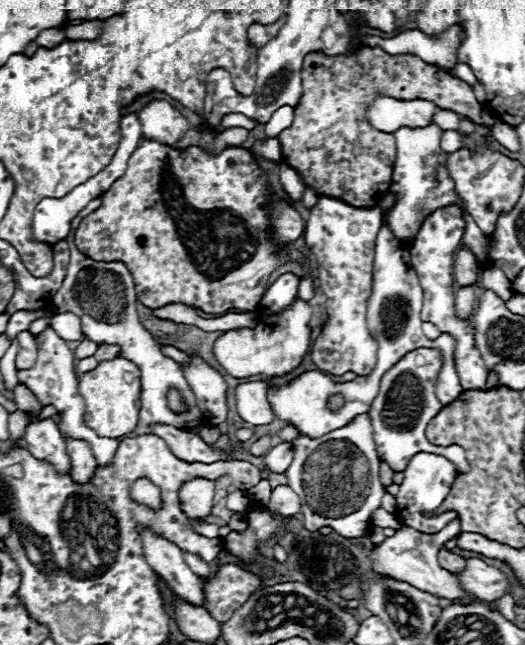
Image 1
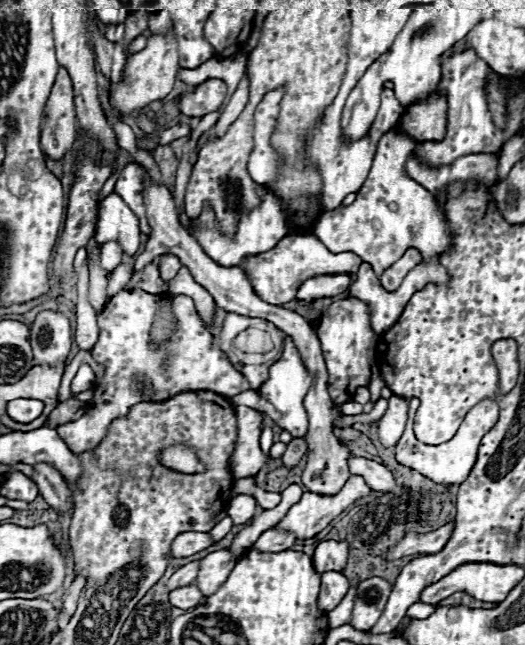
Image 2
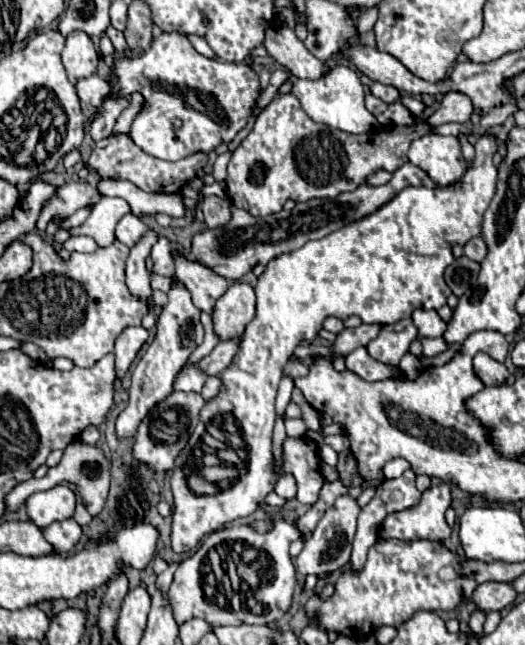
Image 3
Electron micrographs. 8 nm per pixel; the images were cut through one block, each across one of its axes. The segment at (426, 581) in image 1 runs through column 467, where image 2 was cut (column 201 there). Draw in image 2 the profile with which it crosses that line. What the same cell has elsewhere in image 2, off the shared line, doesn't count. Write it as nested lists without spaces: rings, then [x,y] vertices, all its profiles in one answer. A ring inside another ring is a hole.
[[[188,584],[188,586],[176,588],[176,590],[170,592],[170,604],[174,608],[180,608],[180,610],[196,608],[202,598],[204,598],[204,594],[198,590],[196,584]]]

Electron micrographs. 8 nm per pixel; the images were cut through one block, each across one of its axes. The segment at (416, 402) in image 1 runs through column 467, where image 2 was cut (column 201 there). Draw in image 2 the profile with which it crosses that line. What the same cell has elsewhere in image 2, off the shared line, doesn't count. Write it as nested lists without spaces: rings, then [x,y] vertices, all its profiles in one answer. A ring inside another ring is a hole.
[[[174,444],[170,448],[164,448],[160,452],[160,462],[172,470],[186,472],[186,474],[196,474],[206,470],[206,464],[198,458],[194,448],[186,444]]]

